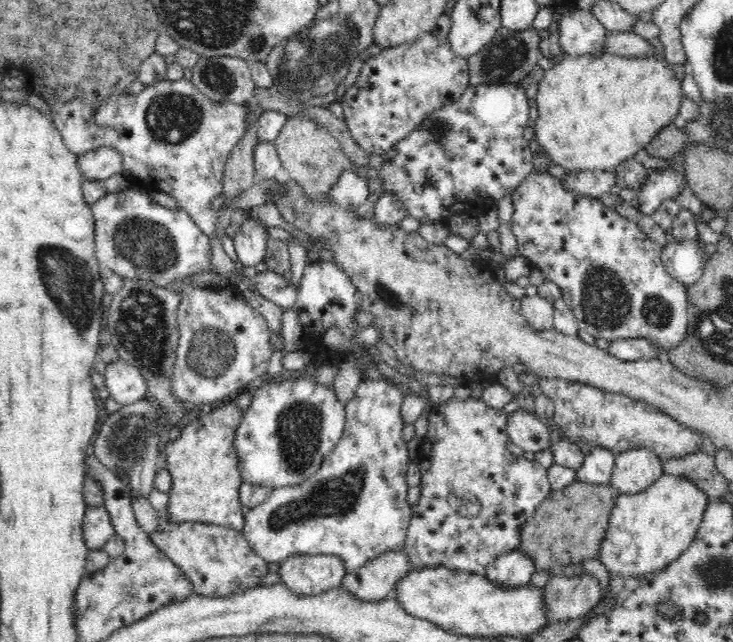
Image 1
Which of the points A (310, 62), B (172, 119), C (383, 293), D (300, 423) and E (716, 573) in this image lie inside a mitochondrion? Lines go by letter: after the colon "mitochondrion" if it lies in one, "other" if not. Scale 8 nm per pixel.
A: mitochondrion
B: mitochondrion
C: mitochondrion
D: mitochondrion
E: mitochondrion

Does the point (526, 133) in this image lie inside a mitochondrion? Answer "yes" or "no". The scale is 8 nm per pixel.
no

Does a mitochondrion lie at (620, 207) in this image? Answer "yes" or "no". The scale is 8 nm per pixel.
no

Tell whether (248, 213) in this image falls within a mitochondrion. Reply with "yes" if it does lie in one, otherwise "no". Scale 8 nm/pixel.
no

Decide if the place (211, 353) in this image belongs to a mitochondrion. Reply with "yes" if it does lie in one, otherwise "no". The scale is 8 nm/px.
yes

